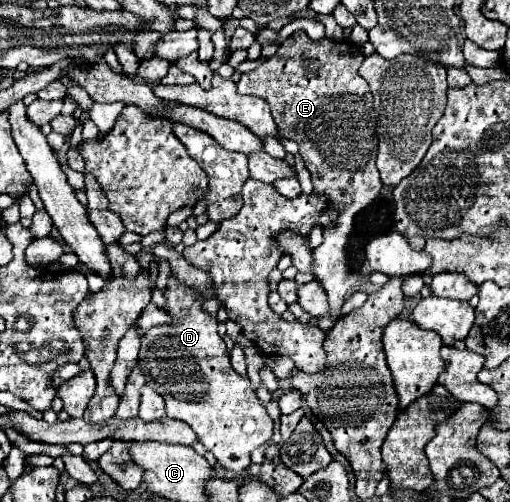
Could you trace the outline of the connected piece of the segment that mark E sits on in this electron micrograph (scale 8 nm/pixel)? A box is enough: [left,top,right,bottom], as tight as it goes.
[237,31,383,331]

